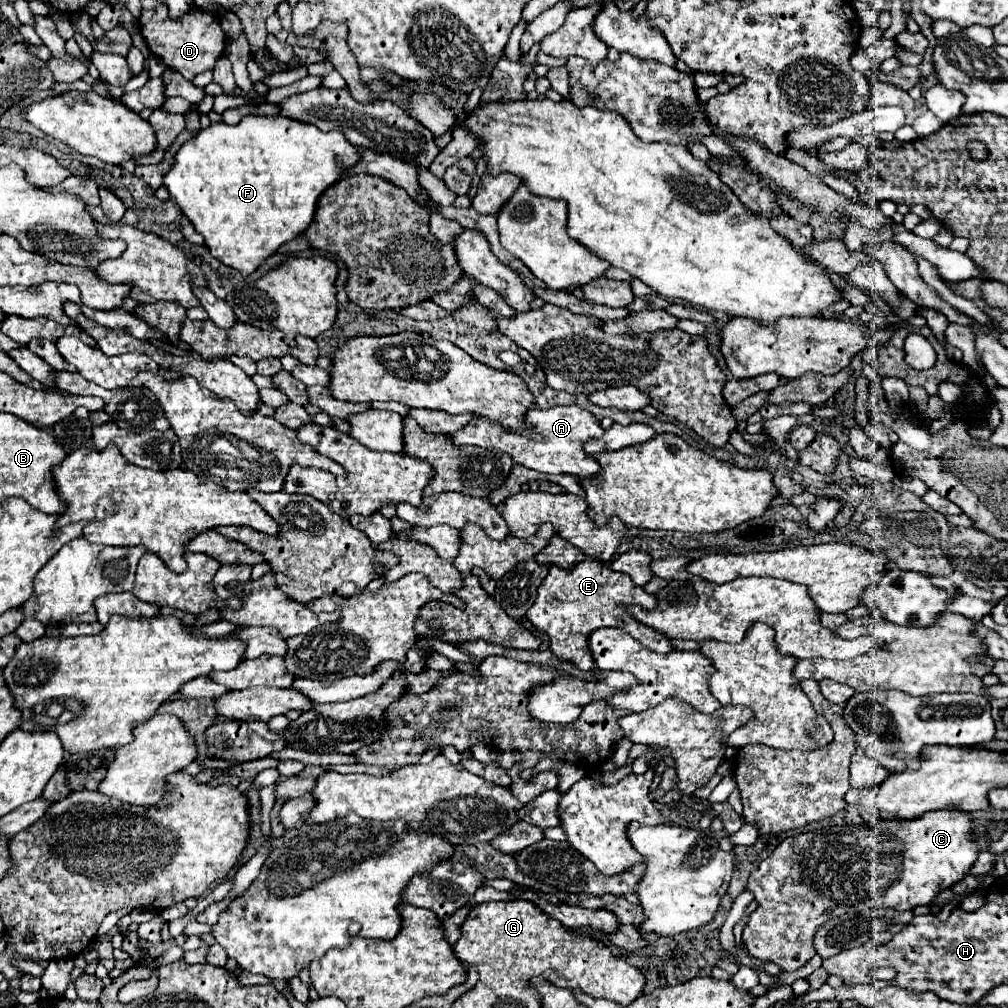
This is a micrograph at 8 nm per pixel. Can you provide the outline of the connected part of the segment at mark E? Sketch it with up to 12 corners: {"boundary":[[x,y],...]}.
{"boundary":[[587,557],[549,567],[527,611],[555,657],[591,671],[587,637],[629,631],[655,653],[669,639],[621,605],[653,609],[629,575]]}

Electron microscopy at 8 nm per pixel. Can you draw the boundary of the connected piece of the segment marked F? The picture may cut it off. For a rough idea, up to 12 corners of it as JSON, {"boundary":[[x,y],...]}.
{"boundary":[[289,117],[211,123],[163,175],[243,275],[359,161]]}

